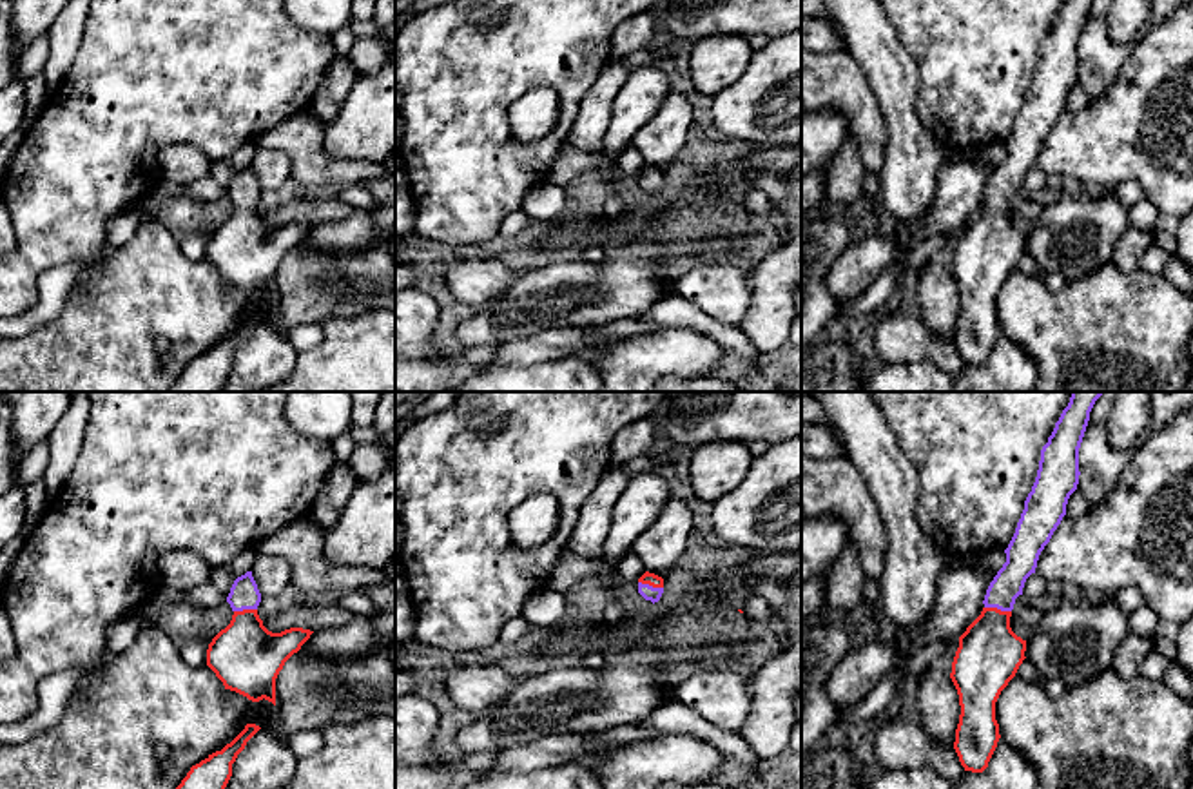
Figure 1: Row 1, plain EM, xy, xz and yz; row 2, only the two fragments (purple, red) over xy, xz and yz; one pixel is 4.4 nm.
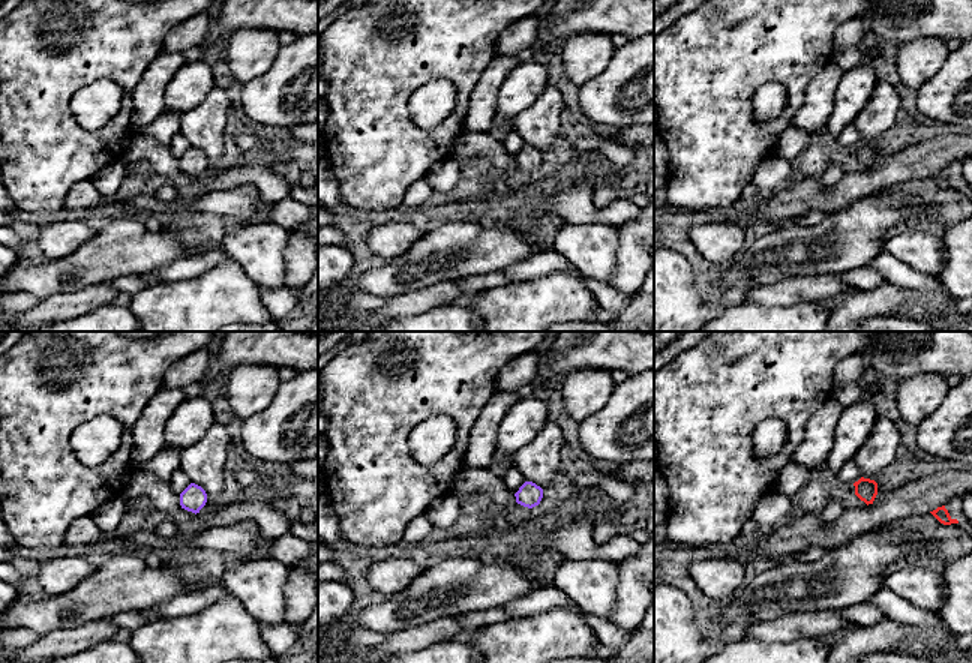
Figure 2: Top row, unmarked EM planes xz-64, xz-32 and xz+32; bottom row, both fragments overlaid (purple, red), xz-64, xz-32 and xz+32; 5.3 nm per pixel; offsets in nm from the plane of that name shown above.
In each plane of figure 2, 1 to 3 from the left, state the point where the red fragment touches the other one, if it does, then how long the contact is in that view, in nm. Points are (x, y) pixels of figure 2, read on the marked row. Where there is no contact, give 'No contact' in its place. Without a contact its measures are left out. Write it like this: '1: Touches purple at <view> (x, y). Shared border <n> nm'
1: No contact
2: No contact
3: No contact

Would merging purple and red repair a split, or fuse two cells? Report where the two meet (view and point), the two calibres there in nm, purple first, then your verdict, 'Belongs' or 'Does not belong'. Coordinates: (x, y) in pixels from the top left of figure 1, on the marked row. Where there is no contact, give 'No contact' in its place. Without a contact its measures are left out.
Touches purple at yz (998, 608). Thickness 140 nm (purple) against 280 nm. Belongs

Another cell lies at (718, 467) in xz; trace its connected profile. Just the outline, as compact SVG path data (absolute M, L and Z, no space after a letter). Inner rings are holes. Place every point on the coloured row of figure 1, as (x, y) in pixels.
M711 441L696 446L689 463L694 495L713 504L743 481L752 459L749 444L742 441Z

